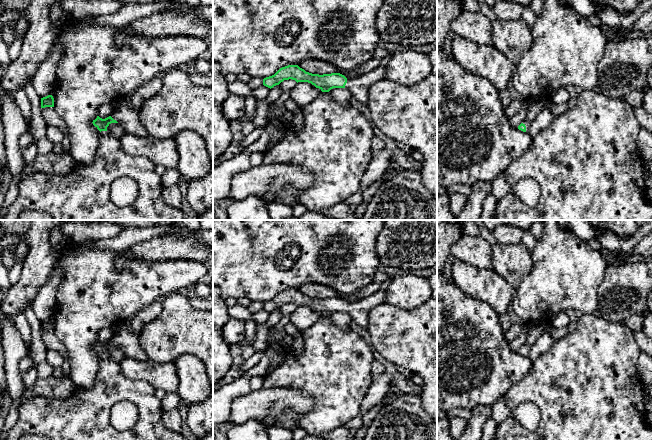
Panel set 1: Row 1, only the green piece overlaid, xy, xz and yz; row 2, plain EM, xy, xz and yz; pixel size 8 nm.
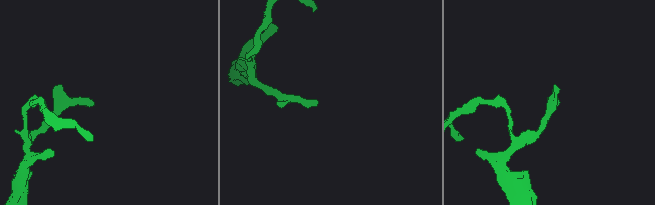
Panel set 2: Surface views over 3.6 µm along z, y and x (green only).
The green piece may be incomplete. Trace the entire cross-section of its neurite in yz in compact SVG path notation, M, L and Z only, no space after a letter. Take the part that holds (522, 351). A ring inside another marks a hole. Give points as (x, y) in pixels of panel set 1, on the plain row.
M539 322L528 325L528 334L524 345L518 350L523 356L528 356L531 347L534 345L539 336L543 333L545 322Z

